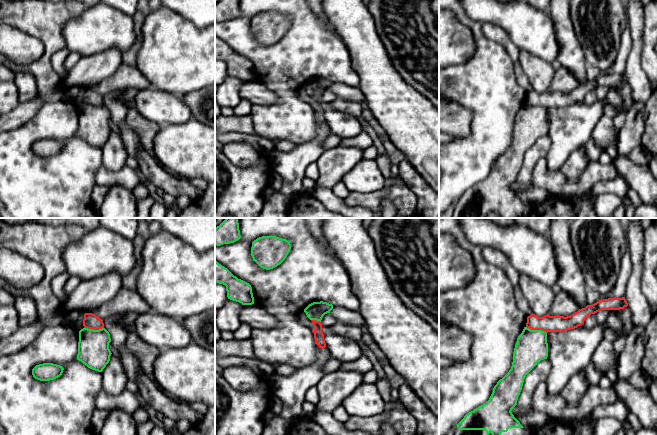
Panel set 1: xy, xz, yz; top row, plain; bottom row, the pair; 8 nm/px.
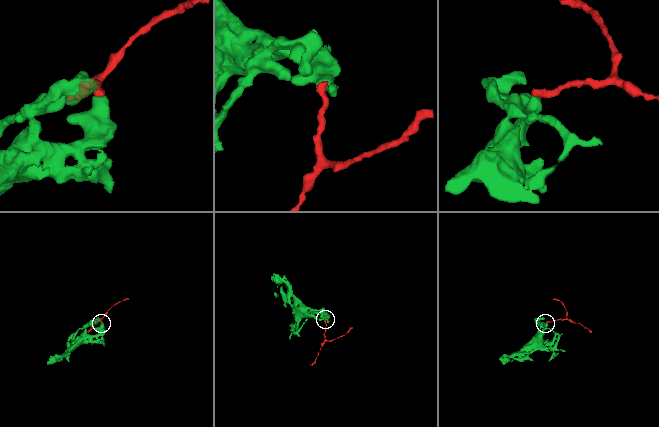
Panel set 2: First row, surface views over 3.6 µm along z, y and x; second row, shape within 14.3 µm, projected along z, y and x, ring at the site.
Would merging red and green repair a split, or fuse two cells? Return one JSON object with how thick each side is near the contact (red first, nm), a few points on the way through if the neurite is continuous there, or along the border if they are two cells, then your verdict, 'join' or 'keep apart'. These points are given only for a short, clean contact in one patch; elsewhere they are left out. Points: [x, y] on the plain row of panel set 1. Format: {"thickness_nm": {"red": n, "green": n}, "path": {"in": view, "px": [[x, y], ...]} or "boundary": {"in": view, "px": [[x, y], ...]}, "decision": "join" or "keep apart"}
{"thickness_nm": {"red": 140, "green": 260}, "boundary": {"in": "yz", "px": [[526, 102], [531, 105], [541, 105], [546, 109]]}, "decision": "keep apart"}

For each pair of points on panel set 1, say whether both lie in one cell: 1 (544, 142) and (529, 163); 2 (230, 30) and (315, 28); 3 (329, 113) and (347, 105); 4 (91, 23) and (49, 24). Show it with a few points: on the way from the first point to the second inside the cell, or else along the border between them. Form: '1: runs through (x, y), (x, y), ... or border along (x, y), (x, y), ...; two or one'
1: runs through (540, 147), (530, 158); one
2: runs through (251, 50), (256, 52), (291, 52), (294, 49); one
3: border along (328, 103), (334, 108), (357, 118); two
4: border along (84, 10), (65, 24), (63, 28), (65, 46); two

